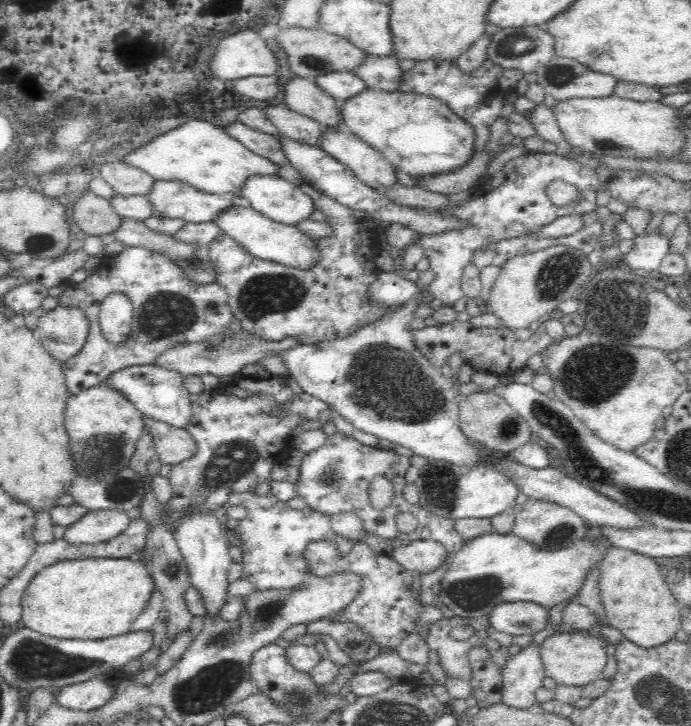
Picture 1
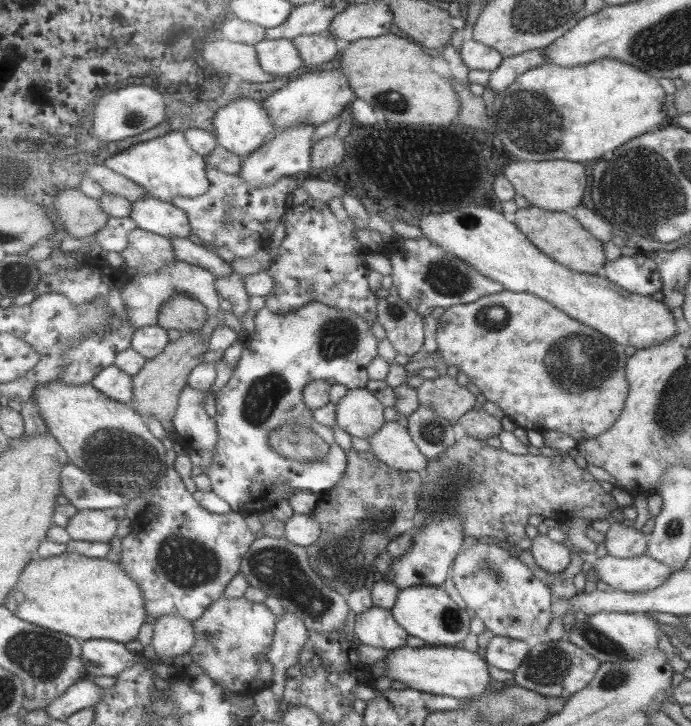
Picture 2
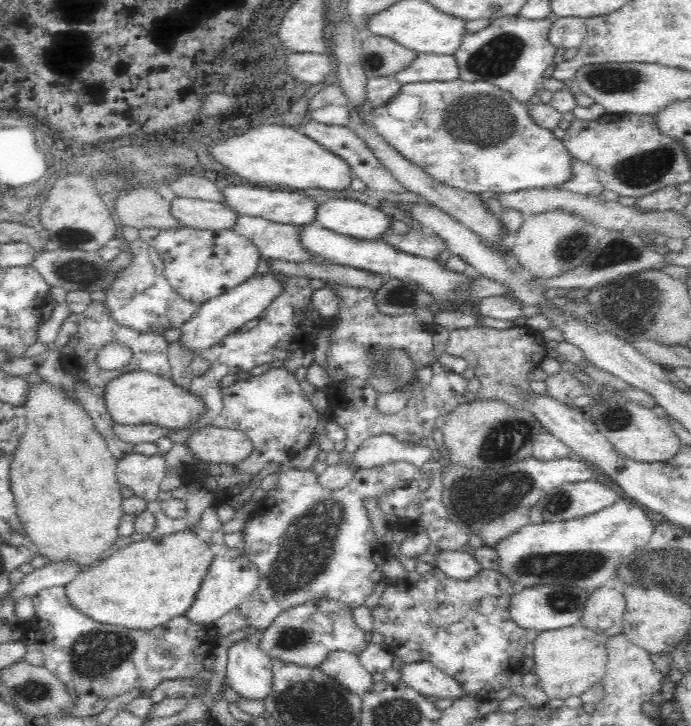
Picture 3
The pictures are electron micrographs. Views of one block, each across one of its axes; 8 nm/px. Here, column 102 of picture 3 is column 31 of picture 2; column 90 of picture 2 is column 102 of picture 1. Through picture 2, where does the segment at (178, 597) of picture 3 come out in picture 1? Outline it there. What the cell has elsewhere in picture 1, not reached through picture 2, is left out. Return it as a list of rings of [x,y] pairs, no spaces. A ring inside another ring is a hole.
[[[100,557],[95,559],[68,560],[43,568],[32,580],[22,596],[22,623],[44,635],[56,638],[104,640],[130,632],[134,620],[144,612],[156,583],[152,577],[151,567],[142,559],[127,557]]]

